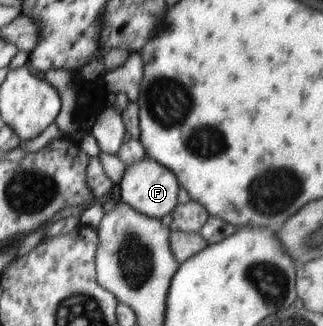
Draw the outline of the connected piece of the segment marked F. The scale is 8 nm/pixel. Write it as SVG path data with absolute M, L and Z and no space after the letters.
M149 156L140 163L127 167L119 185L122 200L135 210L151 218L164 218L168 214L173 214L176 208L179 207L178 194L180 194L181 187L179 178L171 169L166 168L166 166Z

